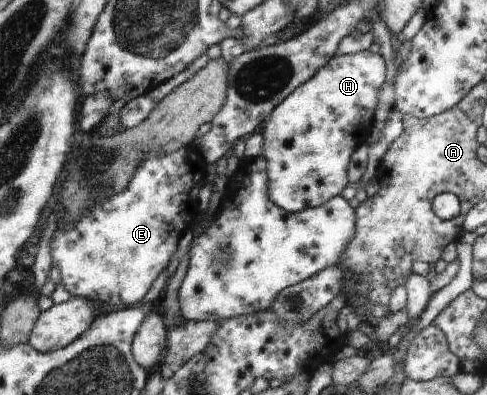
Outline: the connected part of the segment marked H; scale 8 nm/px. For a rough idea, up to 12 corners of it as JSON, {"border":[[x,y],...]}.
{"border":[[336,55],[264,126],[270,197],[340,196],[371,131],[381,56]]}

